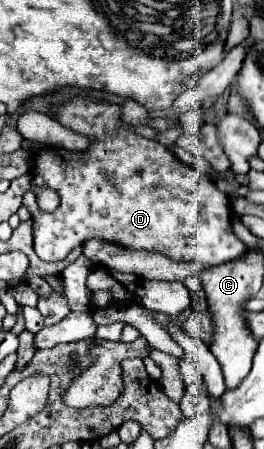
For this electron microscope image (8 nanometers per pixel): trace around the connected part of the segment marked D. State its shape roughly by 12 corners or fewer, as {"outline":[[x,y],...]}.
{"outline":[[73,99],[83,153],[43,149],[37,257],[95,237],[173,261],[245,255],[227,195],[119,105]]}

